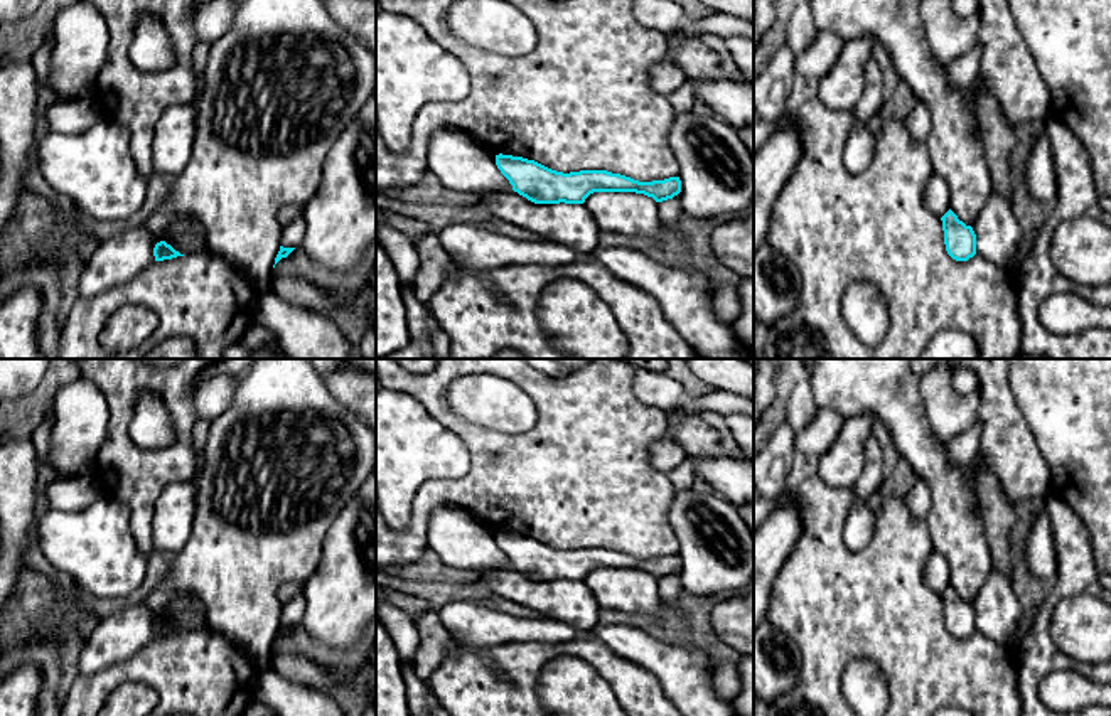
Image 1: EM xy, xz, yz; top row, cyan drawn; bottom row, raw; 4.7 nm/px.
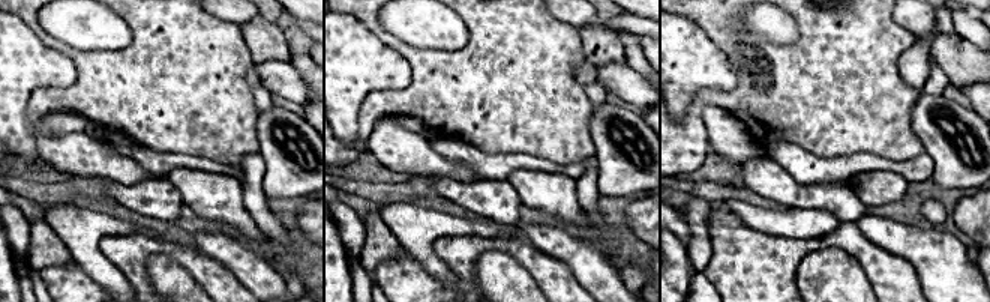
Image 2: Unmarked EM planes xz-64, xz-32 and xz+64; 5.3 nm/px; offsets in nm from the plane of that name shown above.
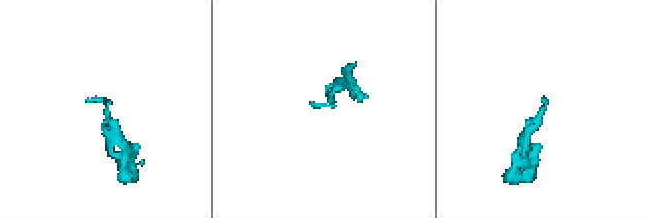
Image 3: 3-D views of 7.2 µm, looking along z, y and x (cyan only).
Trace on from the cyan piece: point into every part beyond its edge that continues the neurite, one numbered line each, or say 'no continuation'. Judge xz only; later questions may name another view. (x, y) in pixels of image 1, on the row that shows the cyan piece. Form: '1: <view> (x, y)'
no continuation

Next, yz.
no continuation

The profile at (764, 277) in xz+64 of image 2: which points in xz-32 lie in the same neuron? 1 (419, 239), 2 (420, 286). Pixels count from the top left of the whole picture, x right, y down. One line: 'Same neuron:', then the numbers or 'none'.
Same neuron: 2

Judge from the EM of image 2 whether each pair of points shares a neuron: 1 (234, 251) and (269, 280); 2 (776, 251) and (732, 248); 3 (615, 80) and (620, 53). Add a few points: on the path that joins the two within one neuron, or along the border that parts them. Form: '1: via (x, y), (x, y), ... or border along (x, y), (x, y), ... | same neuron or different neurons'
1: via (243, 260), (260, 277) | same neuron
2: via (765, 251), (743, 251) | same neuron
3: border along (626, 63), (600, 63), (597, 66) | different neurons

